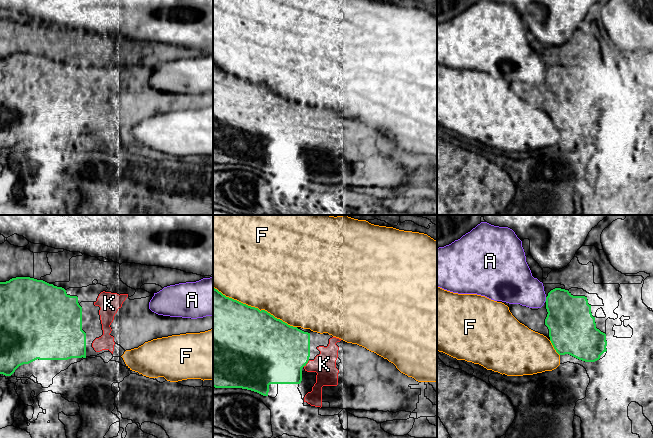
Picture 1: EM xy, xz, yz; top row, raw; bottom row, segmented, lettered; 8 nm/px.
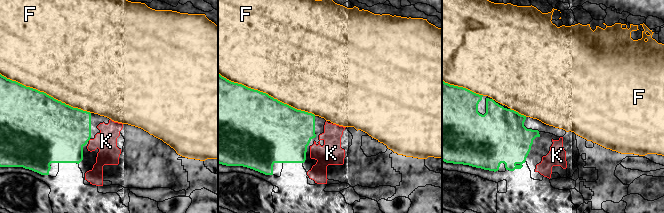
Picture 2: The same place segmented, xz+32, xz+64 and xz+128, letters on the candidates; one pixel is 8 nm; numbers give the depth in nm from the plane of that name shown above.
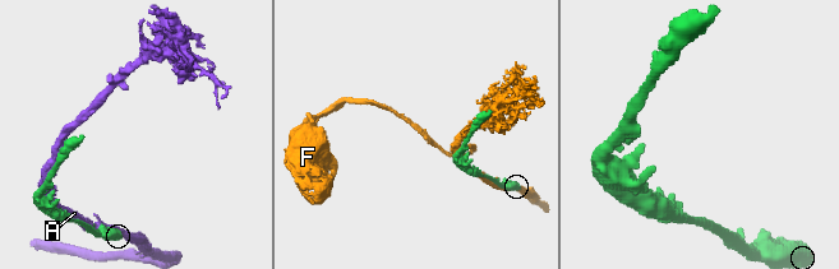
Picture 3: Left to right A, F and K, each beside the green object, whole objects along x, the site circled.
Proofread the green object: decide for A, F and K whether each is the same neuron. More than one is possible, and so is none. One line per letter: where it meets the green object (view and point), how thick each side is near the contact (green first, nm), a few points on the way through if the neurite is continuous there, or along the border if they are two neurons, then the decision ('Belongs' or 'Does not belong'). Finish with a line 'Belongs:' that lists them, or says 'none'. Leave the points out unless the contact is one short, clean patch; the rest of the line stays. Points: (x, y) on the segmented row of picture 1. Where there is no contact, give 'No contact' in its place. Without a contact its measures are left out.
A: Touches green at yz (546, 299). Thickness 360 nm (green) against 280 nm. Does not belong
F: Touches green at xz (254, 307). Thickness 500 nm (green) against 500 nm. Does not belong
K: Touches green at xz (306, 363). Thickness 480 nm (green) against 190 nm. Path across: xz (277, 352), (292, 353), (306, 363), (324, 364). Belongs
Belongs: K

